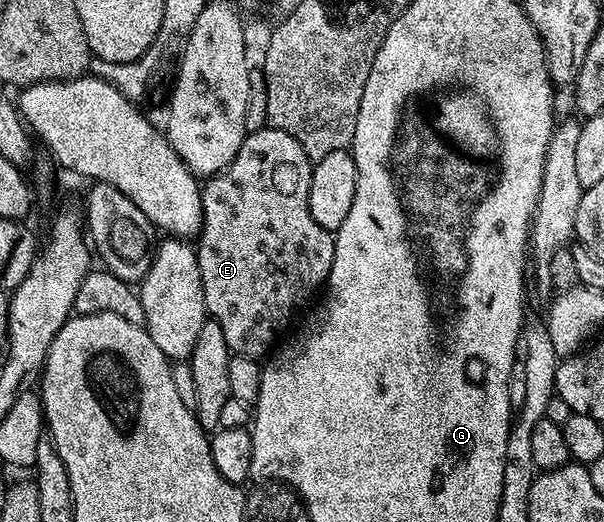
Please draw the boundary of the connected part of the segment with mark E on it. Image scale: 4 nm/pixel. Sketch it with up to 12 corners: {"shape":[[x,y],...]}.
{"shape":[[251,130],[202,186],[206,313],[261,359],[323,289],[312,159]]}

